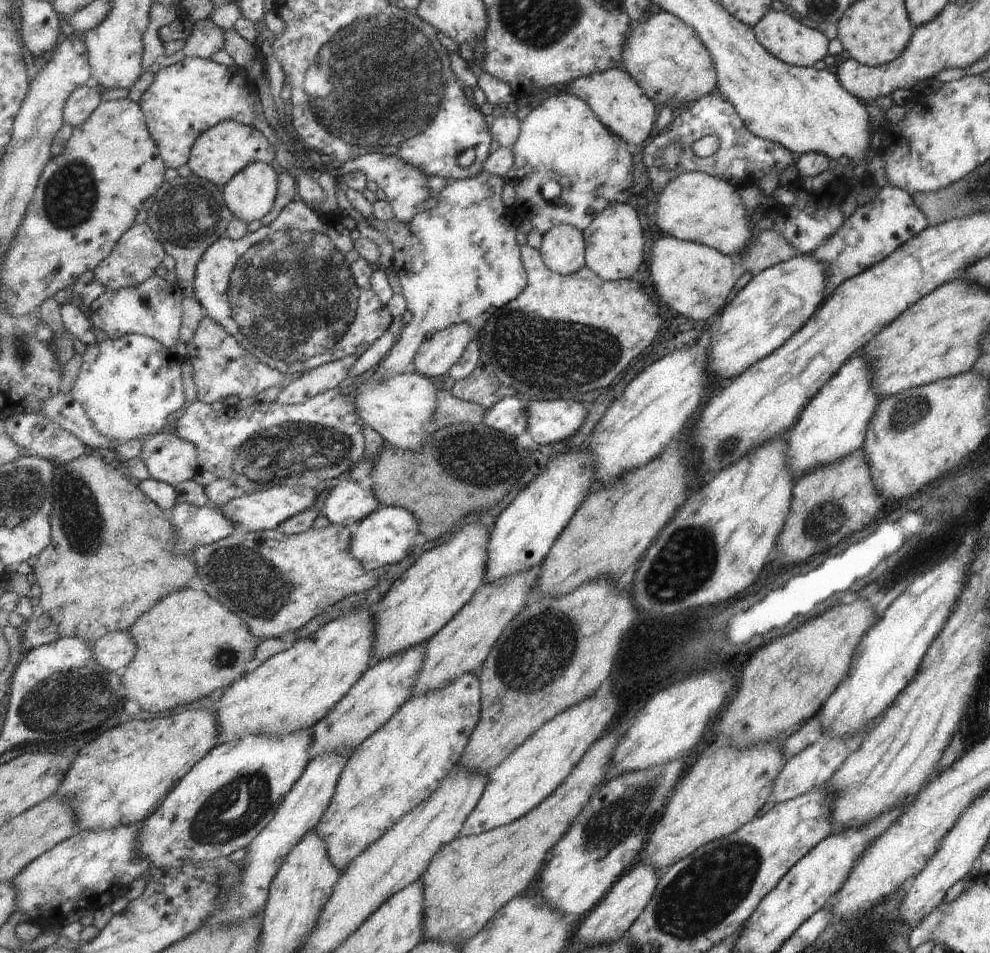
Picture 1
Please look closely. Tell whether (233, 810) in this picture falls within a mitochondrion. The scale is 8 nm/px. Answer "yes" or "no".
yes

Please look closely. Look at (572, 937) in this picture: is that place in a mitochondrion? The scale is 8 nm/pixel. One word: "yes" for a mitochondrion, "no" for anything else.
no

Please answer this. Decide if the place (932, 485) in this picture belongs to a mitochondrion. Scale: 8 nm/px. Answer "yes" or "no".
no

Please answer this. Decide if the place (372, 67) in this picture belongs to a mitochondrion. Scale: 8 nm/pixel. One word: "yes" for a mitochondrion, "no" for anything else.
yes

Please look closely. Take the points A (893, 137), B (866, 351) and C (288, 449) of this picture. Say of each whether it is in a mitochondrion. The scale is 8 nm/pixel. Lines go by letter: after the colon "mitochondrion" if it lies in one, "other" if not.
A: other
B: other
C: mitochondrion

